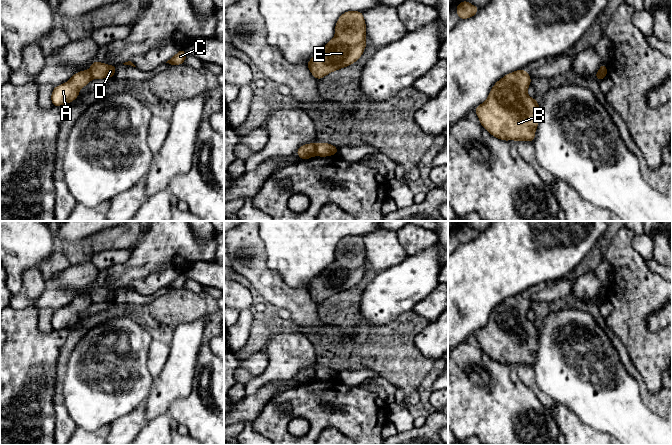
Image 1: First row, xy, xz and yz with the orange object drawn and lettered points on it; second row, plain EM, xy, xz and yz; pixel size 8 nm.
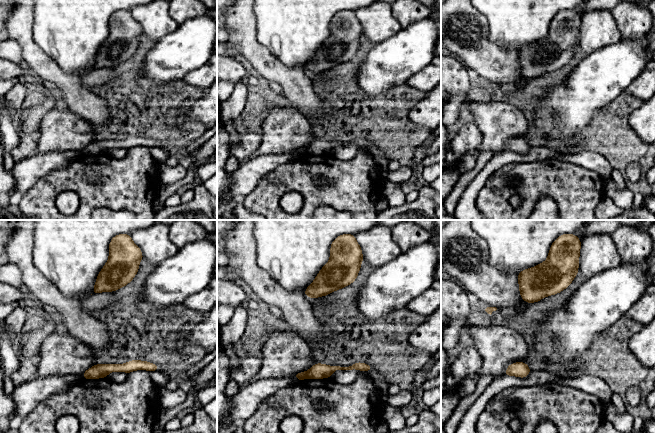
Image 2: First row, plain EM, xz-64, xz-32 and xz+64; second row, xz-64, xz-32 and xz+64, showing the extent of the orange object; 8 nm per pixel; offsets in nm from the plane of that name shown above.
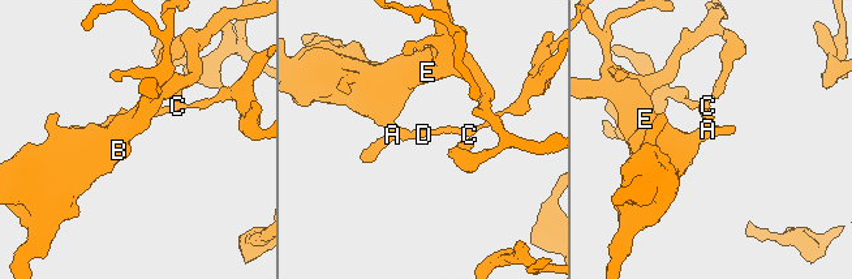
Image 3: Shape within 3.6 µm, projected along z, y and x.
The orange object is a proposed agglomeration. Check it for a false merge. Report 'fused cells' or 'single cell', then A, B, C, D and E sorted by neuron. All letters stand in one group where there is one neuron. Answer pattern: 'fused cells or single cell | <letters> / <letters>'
fused cells | A B E / C D

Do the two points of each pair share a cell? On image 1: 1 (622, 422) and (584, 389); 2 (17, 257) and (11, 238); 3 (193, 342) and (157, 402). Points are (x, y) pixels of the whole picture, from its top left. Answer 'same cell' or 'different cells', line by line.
1: same cell
2: same cell
3: same cell

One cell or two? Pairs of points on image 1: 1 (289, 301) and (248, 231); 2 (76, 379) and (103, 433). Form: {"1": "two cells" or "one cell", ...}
{"1": "one cell", "2": "two cells"}

